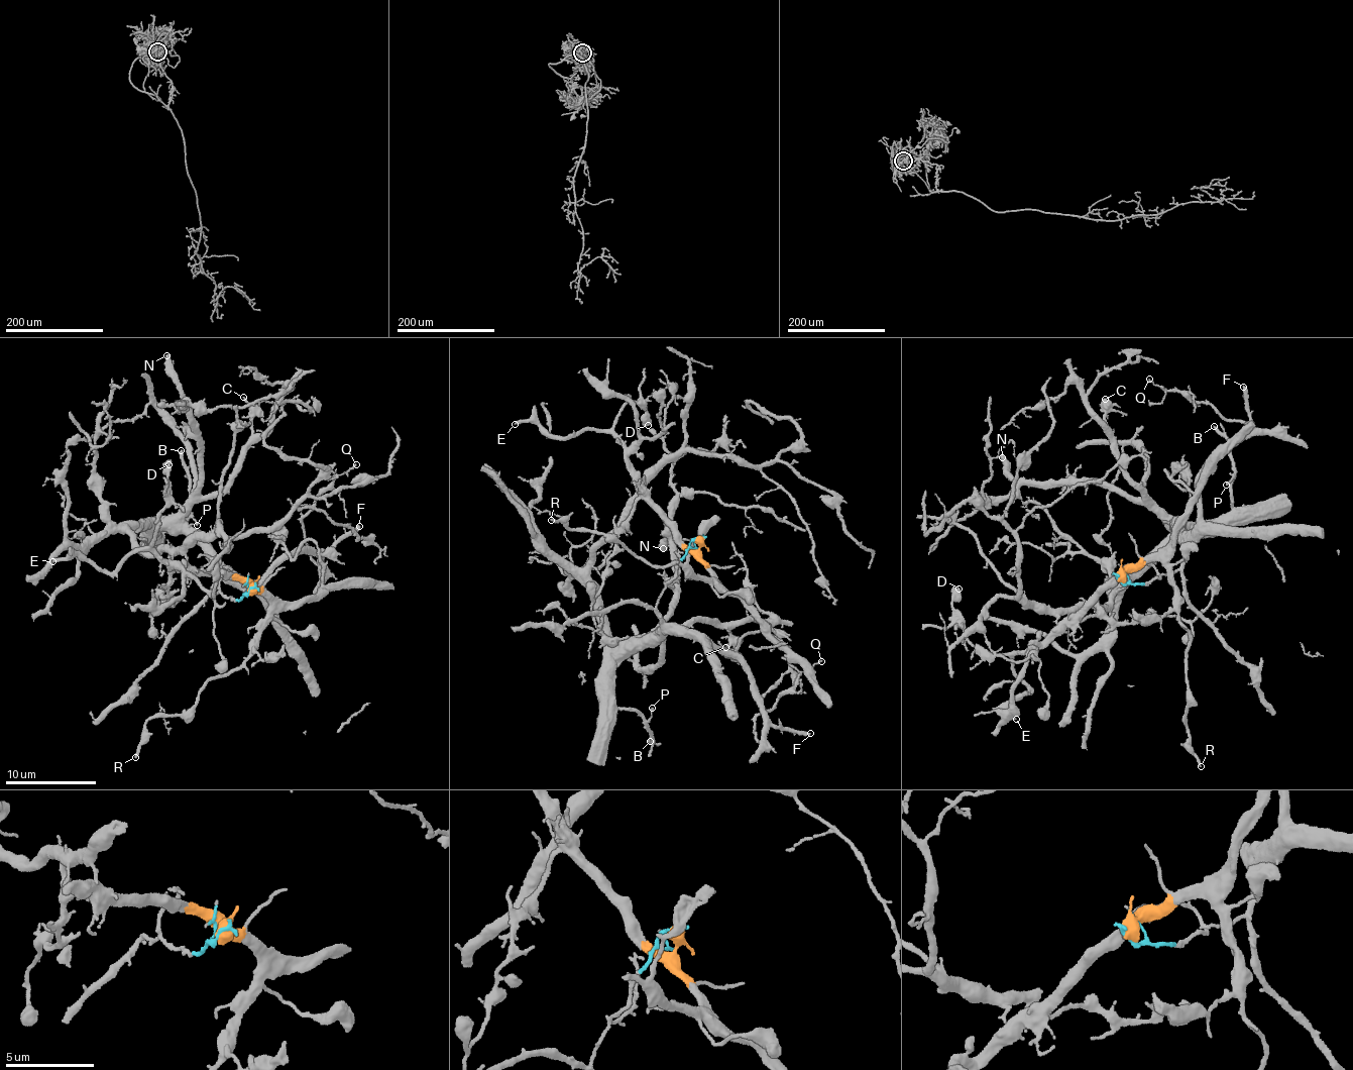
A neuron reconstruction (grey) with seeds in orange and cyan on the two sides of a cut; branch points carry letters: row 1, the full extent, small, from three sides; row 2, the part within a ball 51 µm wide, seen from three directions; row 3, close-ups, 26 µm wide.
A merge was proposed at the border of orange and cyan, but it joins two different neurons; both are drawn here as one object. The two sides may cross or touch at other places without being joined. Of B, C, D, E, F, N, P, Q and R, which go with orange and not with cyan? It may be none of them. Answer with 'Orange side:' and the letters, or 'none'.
Orange side: D, E, R

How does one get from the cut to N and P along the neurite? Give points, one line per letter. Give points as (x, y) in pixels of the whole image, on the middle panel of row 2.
N: (698, 537), (656, 602), (664, 636), (647, 641), (673, 603), (675, 542), (664, 548)
P: (698, 537), (656, 602), (663, 635), (625, 655), (613, 669), (618, 709), (630, 708), (646, 719), (651, 707)

